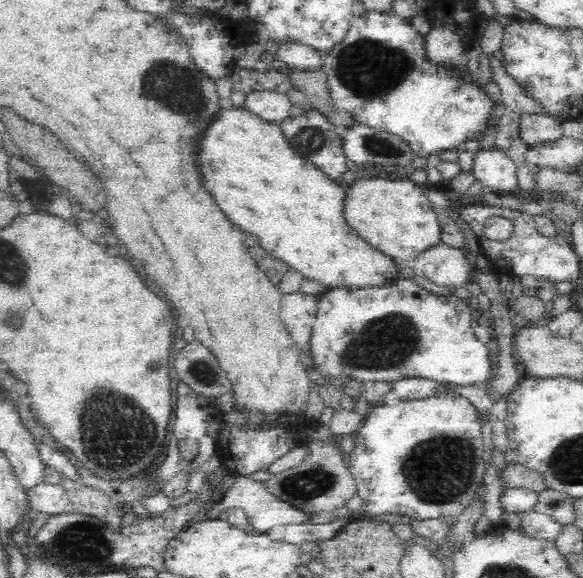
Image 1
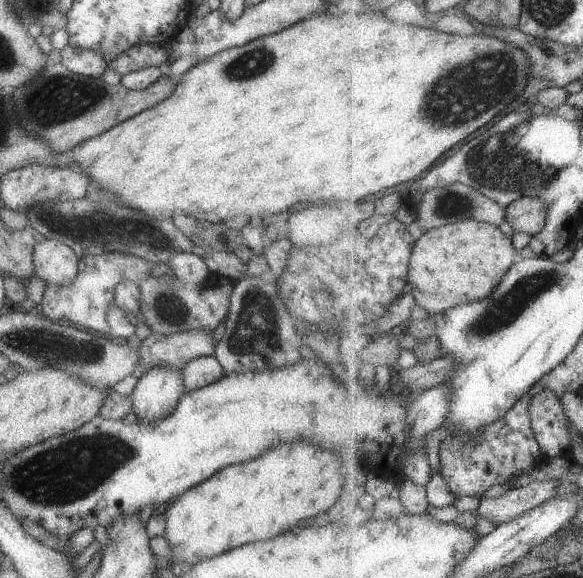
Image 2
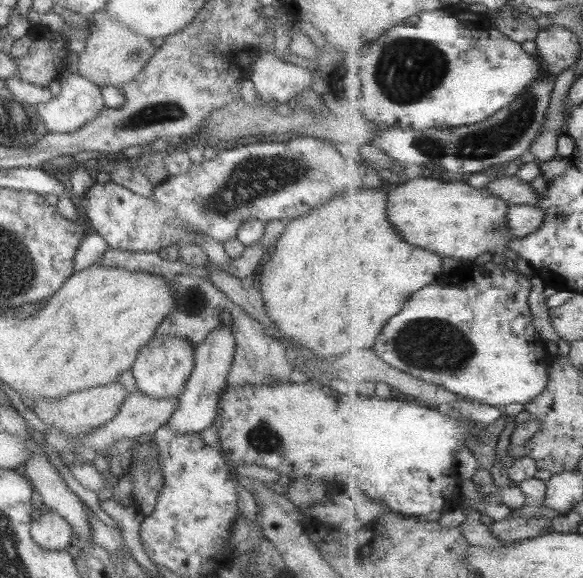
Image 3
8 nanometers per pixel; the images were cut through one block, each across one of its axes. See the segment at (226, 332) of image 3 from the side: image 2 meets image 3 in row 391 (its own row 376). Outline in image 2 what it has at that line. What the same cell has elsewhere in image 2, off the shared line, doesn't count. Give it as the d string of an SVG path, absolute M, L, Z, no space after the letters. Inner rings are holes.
M213 355L194 358L180 370L184 392L207 386L224 375L224 370Z

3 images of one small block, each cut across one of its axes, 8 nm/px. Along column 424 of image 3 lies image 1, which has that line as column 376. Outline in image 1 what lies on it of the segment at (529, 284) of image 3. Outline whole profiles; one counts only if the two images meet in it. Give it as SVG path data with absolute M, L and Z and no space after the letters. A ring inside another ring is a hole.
M403 276L398 278L396 284L388 288L360 288L360 290L348 290L347 288L336 288L326 290L318 296L317 313L312 326L312 334L310 336L310 352L314 360L314 367L308 371L309 381L316 381L318 385L324 382L324 374L328 376L346 376L354 377L358 382L368 381L386 381L396 382L406 377L418 377L434 379L440 382L448 382L452 384L469 385L482 384L488 377L493 368L493 360L490 357L488 346L481 342L474 335L472 316L475 311L469 309L468 301L463 294L452 296L450 302L446 304L446 296L436 296L436 293L422 290L419 285L416 286L412 278L406 279Z

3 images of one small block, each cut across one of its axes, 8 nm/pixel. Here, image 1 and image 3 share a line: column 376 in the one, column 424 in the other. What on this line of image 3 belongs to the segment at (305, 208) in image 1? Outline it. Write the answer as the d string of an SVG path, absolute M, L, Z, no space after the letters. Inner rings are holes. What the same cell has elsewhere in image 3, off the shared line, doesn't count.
M388 186L377 189L371 189L370 187L344 189L343 192L339 192L327 202L323 202L323 205L307 213L307 215L291 218L286 221L282 234L279 235L274 247L272 247L273 253L262 264L261 272L258 274L258 291L264 304L265 314L270 318L270 322L274 324L274 327L282 334L285 340L310 350L316 356L321 356L321 358L325 359L332 359L343 354L343 352L373 349L378 336L382 334L389 320L397 316L406 307L410 298L418 290L433 284L437 276L443 274L443 256L409 244L398 234L398 229L394 227L388 215L389 208L387 206L389 206L389 202L387 202L387 190Z

